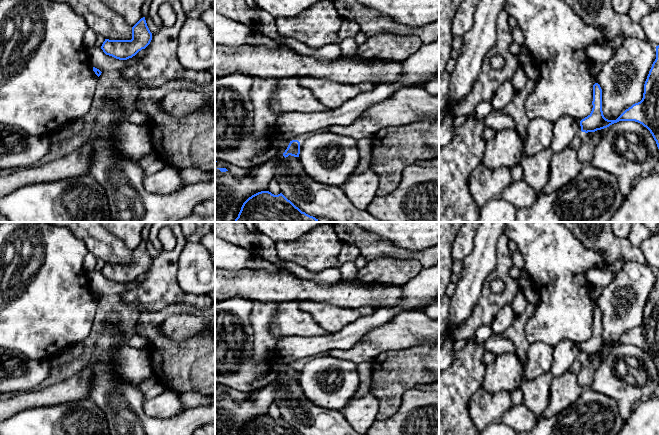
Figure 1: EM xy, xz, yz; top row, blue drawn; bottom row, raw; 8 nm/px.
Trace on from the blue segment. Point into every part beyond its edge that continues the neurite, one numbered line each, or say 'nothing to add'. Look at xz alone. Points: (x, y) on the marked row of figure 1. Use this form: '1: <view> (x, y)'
nothing to add

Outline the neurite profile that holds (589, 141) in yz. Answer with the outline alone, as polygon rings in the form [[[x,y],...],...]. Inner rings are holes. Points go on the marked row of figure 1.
[[[606,128],[595,132],[582,132],[581,146],[577,150],[577,156],[583,165],[591,163],[593,151],[596,145],[600,142],[601,136],[605,130]]]

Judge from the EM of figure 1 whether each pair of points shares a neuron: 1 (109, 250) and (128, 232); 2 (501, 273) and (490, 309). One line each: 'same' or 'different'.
1: different
2: same

